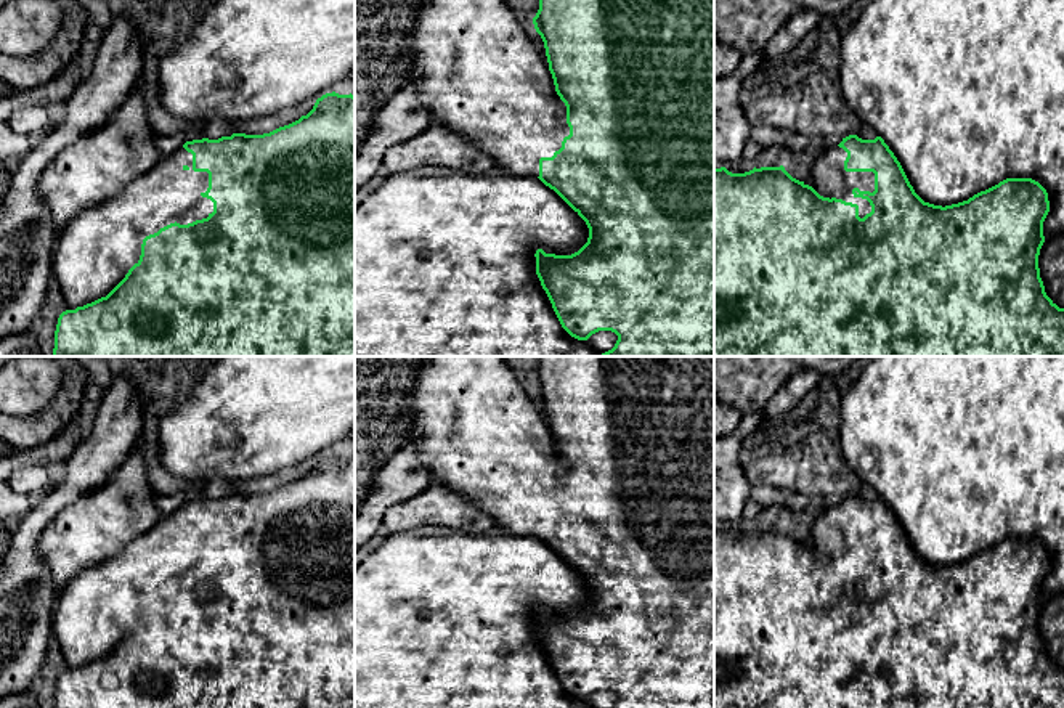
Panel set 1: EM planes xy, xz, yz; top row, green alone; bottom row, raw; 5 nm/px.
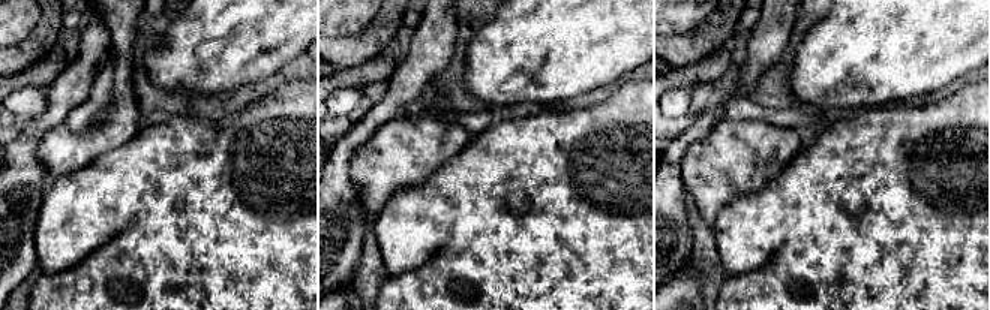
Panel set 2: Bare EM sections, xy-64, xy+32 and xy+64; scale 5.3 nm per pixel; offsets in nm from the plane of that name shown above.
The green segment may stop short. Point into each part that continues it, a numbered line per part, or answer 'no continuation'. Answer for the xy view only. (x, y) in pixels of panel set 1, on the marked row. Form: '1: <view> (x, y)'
1: xy (93, 252)

